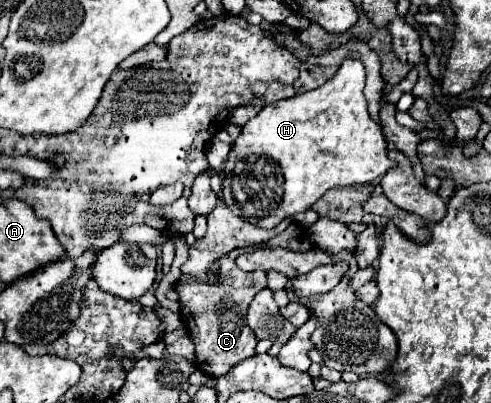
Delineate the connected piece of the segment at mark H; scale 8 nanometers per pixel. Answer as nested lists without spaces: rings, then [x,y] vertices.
[[[347,59],[339,67],[337,75],[333,75],[321,87],[301,95],[293,95],[291,99],[281,99],[273,105],[265,105],[259,115],[243,127],[223,165],[221,199],[231,207],[231,211],[253,225],[271,229],[285,217],[307,211],[327,189],[371,183],[383,177],[387,169],[393,167],[393,163],[387,157],[387,141],[383,137],[383,131],[367,111],[363,87],[363,63],[357,59]]]

